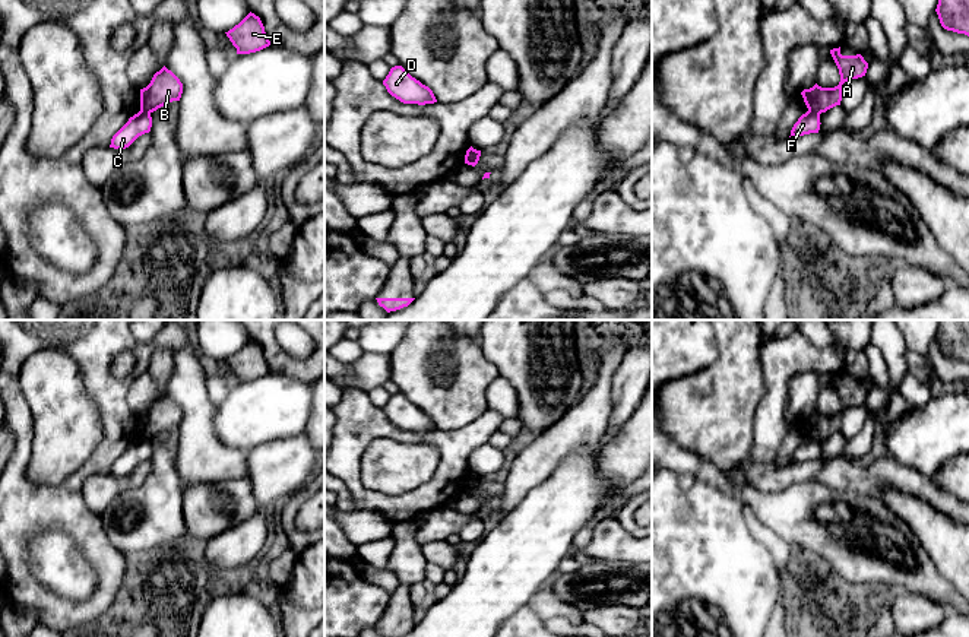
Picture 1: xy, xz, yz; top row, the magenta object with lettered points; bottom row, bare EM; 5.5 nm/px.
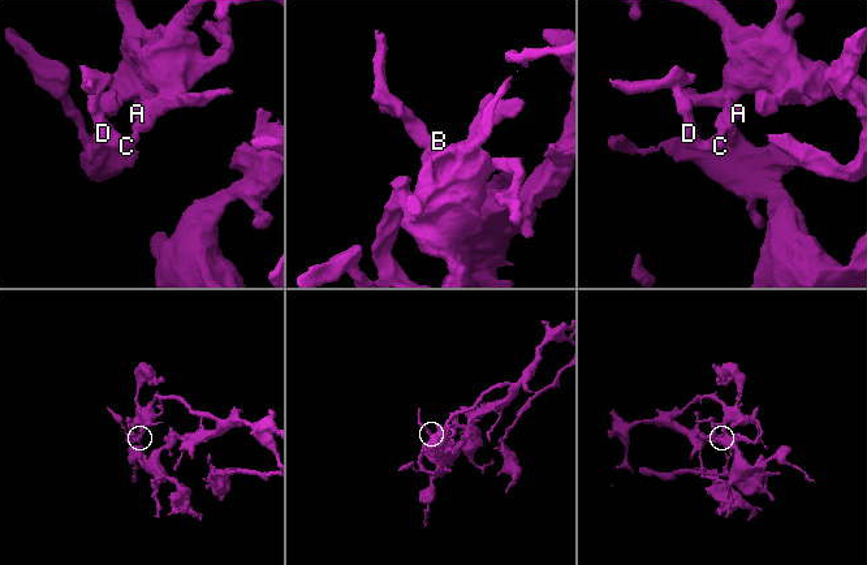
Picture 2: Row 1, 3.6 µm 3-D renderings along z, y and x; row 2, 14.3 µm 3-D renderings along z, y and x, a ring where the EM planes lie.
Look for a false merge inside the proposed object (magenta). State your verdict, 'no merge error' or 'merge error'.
merge error

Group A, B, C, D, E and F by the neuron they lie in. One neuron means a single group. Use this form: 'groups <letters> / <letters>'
groups A B E / C D F

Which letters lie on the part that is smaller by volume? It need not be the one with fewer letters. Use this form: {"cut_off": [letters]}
{"cut_off": ["C", "D", "F"]}

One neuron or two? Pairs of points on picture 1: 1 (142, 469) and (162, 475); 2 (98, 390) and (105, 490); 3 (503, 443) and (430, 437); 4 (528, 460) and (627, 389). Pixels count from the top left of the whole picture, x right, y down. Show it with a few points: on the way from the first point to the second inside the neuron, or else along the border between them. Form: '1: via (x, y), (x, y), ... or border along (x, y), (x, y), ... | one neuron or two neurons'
1: border along (149, 460), (148, 477), (139, 485), (122, 491) | two neurons
2: border along (108, 474), (85, 481), (88, 506) | two neurons
3: border along (499, 428), (487, 441) | two neurons
4: border along (618, 367), (611, 383), (611, 414), (607, 433) | two neurons

